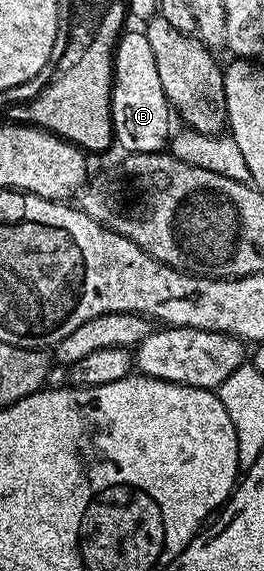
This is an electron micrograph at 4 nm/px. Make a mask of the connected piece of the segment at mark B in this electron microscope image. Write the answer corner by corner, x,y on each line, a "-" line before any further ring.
127,29
114,47
114,92
110,95
114,113
114,136
117,145
122,145
130,154
157,154
167,149
172,137
172,129
170,130
172,107
160,82
156,70
156,56
152,54
151,45
148,44
148,39
141,29
134,29
137,30

